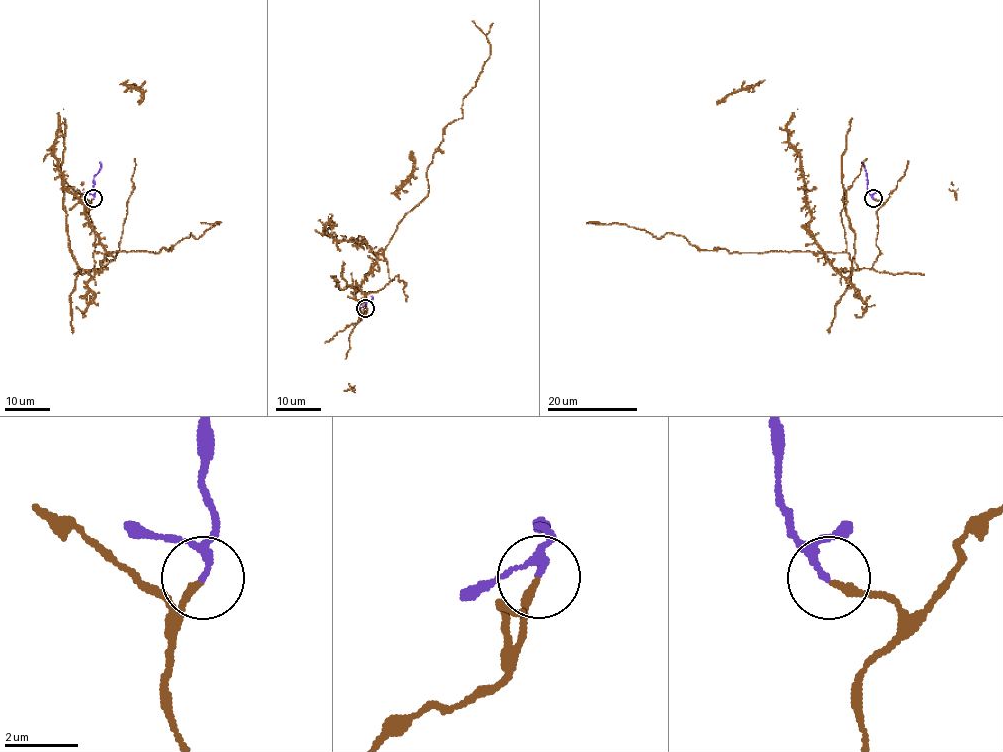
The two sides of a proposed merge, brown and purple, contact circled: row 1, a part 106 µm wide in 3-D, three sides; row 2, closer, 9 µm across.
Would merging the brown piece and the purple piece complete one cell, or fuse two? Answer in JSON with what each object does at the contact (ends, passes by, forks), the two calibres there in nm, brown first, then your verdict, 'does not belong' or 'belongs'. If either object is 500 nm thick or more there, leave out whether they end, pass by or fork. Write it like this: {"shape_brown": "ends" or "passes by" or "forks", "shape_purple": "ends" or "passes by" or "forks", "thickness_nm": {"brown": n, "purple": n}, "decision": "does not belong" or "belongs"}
{"shape_brown": "ends", "shape_purple": "passes by", "thickness_nm": {"brown": 190, "purple": 150}, "decision": "belongs"}

